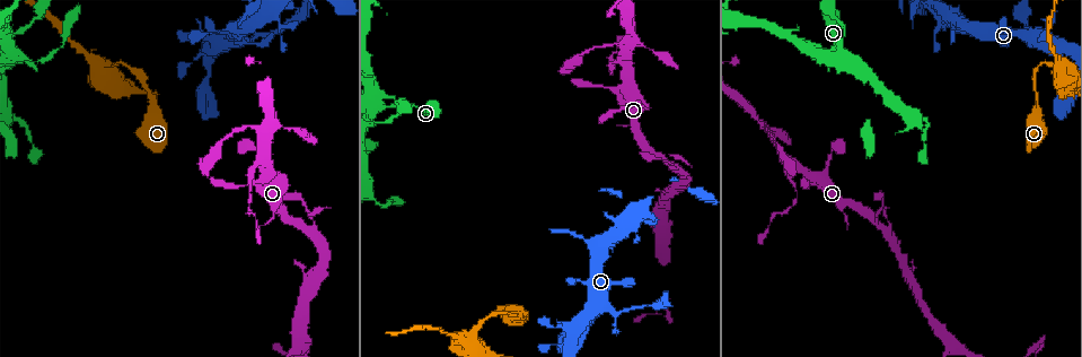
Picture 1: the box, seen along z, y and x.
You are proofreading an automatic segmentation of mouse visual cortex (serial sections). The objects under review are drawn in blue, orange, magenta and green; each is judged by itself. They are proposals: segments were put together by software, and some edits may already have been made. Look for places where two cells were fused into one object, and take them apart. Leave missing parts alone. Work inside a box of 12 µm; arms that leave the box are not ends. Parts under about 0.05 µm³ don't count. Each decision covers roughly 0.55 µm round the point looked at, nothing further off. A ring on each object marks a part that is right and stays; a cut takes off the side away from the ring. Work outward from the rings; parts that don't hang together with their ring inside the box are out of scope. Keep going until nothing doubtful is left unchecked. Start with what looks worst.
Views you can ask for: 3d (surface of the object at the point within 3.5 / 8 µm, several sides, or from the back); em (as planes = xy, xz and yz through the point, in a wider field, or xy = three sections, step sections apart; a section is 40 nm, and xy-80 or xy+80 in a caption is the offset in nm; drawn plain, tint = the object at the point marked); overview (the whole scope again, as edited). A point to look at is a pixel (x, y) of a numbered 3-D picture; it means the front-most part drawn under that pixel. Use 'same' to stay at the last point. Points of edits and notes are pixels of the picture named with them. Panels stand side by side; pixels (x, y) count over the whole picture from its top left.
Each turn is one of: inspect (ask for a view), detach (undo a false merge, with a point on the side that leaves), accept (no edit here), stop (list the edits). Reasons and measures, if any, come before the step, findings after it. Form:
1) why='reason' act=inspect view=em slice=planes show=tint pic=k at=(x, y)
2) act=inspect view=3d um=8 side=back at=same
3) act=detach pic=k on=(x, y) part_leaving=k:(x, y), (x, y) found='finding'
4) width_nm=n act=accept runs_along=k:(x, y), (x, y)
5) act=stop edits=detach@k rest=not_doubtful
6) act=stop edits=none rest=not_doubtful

why='branch point' act=inspect view=3d um=3.5 pic=1 at=(624, 64)

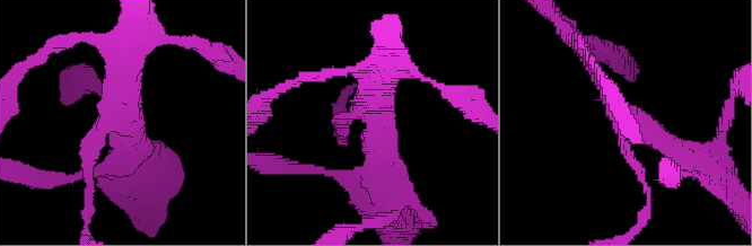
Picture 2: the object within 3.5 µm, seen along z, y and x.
arms=3 arm_widths_nm=150,250,350 why='now the EM' act=inspect view=em slice=planes show=plain pic=2 at=(121, 115)

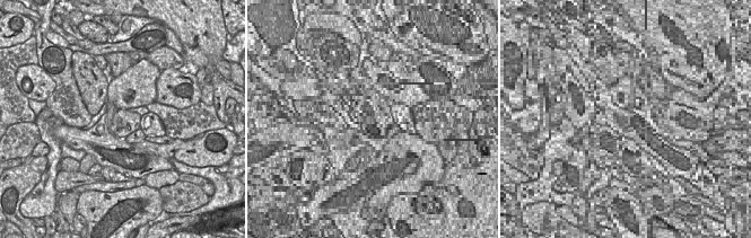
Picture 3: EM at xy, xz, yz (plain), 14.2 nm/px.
act=inspect view=em slice=planes show=tint at=same

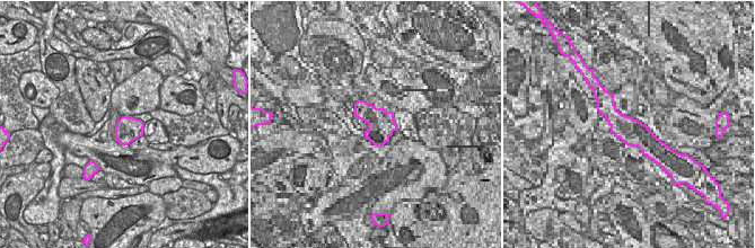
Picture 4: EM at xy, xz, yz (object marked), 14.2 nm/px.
act=accept runs_along=2:(688, 157), (630, 119), (584, 53) found='continuous, no second cell'

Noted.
why='looks like a crossing' act=inspect view=3d um=3.5 pic=1 at=(627, 46)

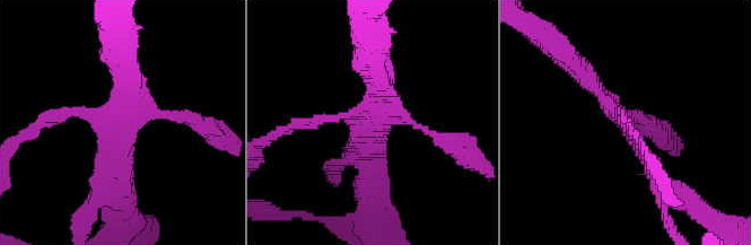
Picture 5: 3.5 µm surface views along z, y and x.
arms=4 arm_widths_nm=100,100,200,250 why='need the tissue' act=inspect view=em slice=xy step=1 show=plain pic=5 at=(371, 124)

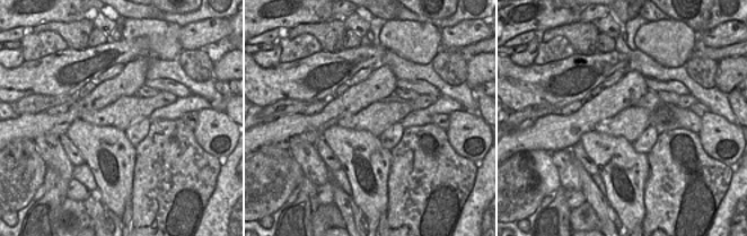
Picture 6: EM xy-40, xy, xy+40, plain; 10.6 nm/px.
act=inspect view=em slice=xy step=1 show=tint at=same

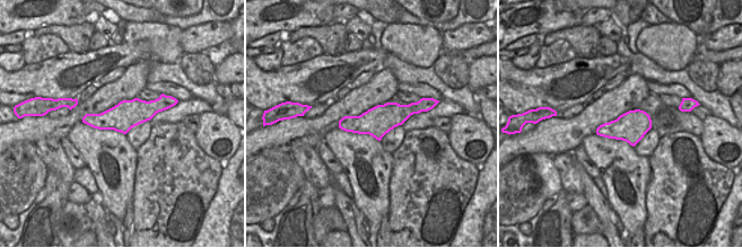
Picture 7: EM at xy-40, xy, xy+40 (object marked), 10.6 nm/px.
act=accept runs_along=5:(671, 190), (581, 69) found='continuous, no second cell'

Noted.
why='four or more arms meet' act=inspect view=3d um=8 pic=1 at=(1054, 72)

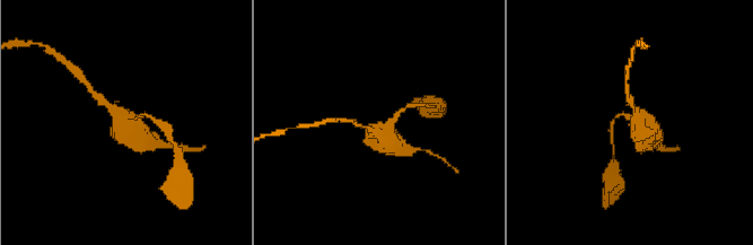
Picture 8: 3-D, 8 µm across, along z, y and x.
arms=4 arm_widths_nm=150,250,300,600 act=inspect view=em slice=xy step=2 show=tint pic=8 at=(131, 124)

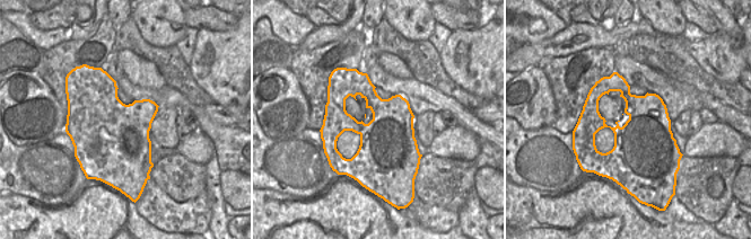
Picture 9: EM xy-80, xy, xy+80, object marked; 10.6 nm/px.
act=accept runs_along=8:(614, 120), (631, 116), (653, 139) found='all the same cell'

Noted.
act=inspect view=3d um=3.5 side=back pic=1 at=(18, 119)

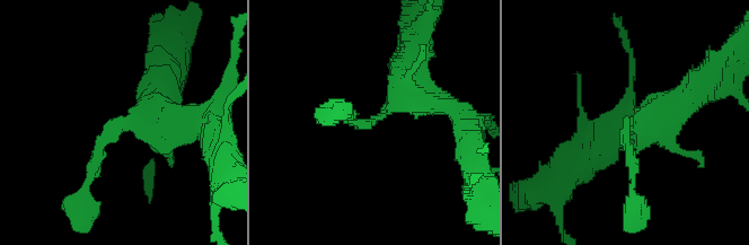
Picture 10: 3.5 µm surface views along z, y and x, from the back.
arms=3 arm_widths_nm=150,150,500 act=inspect view=em slice=xy step=5 show=tint pic=10 at=(125, 124)

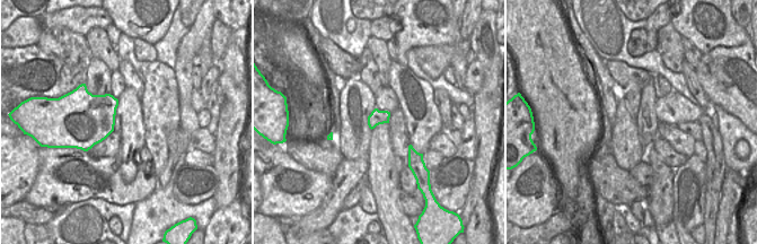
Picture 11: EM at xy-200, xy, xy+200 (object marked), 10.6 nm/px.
act=accept found='all the same cell'

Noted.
act=stop edits=none rest=not_doubtful

